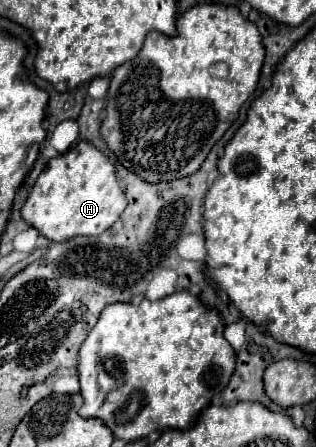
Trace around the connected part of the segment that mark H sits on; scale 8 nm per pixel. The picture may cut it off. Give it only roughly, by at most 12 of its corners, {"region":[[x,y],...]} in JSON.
{"region":[[81,140],[49,160],[21,208],[65,242],[117,222],[127,198]]}

